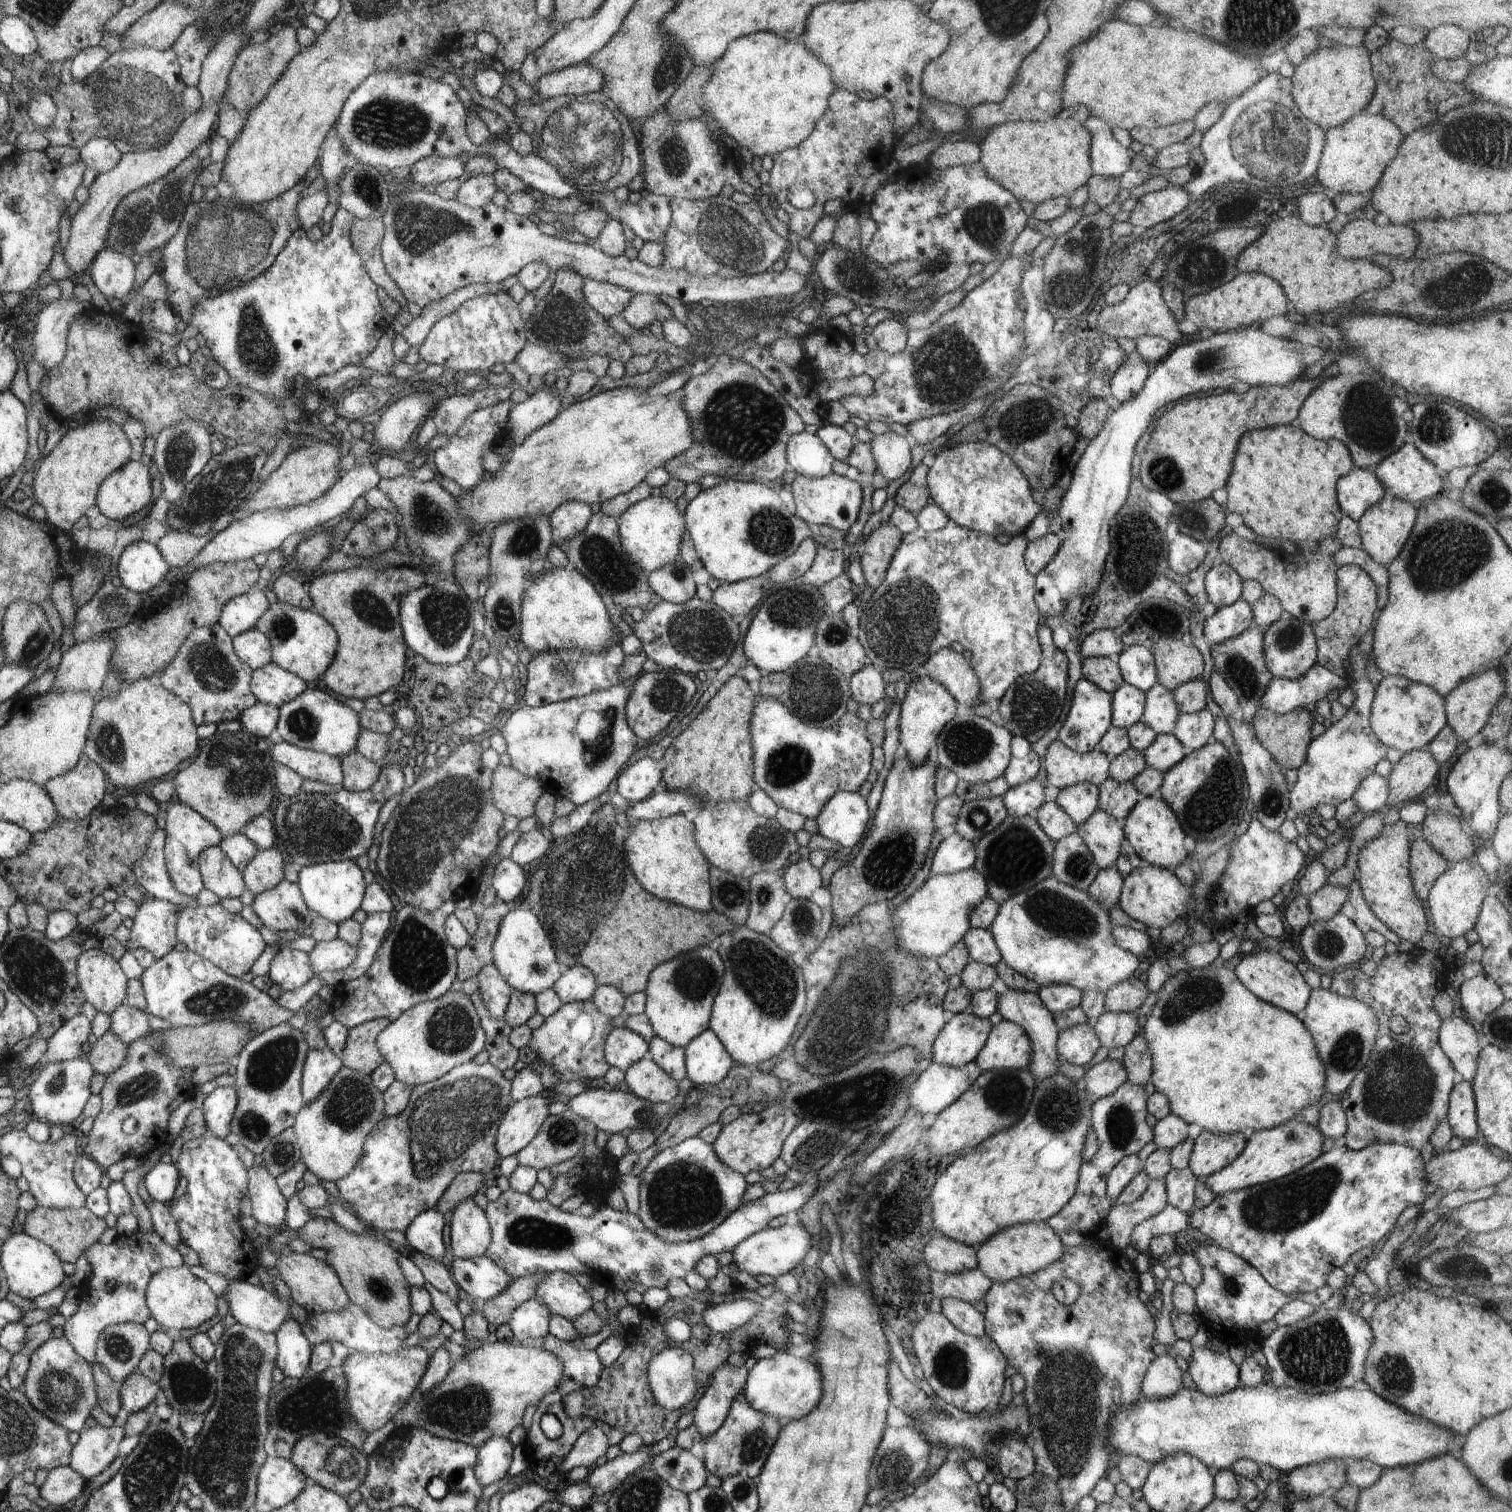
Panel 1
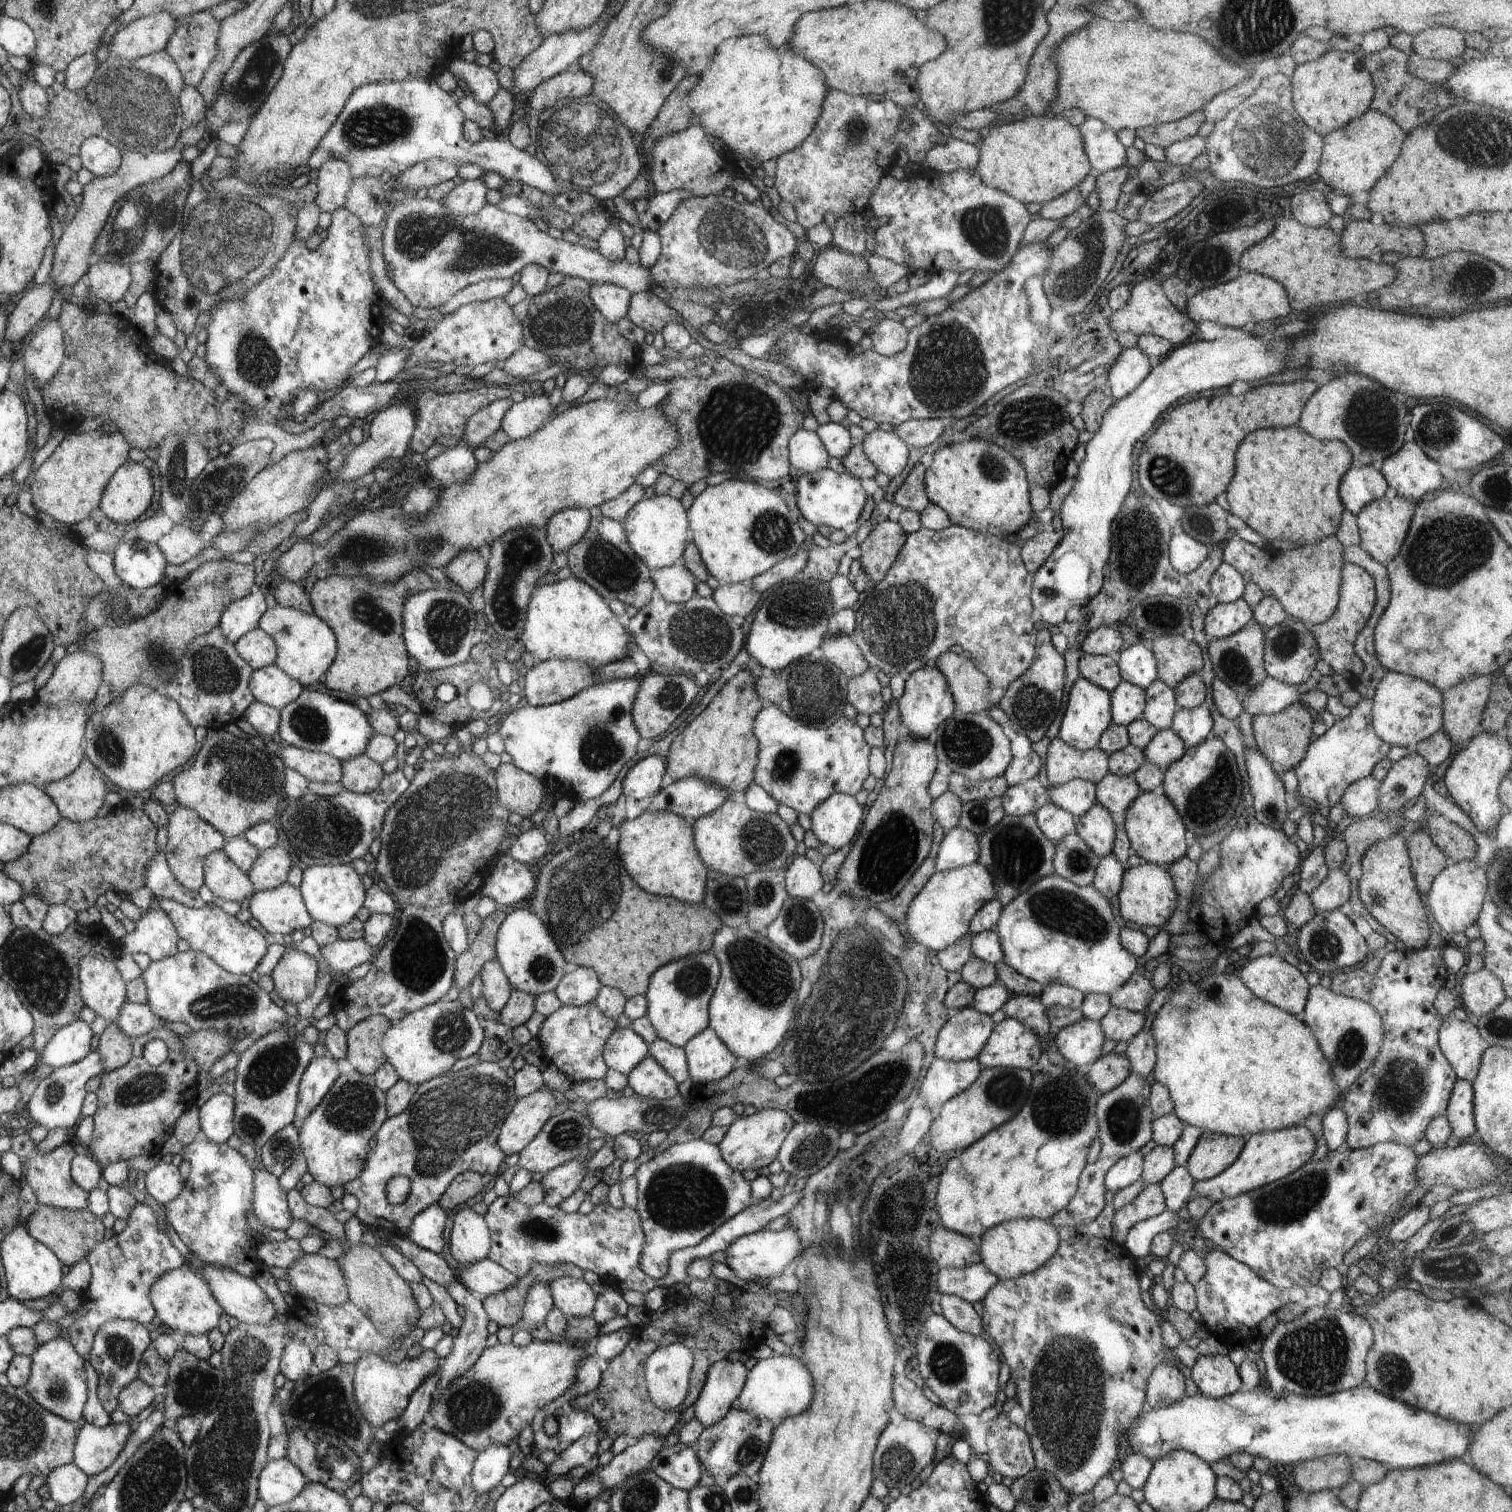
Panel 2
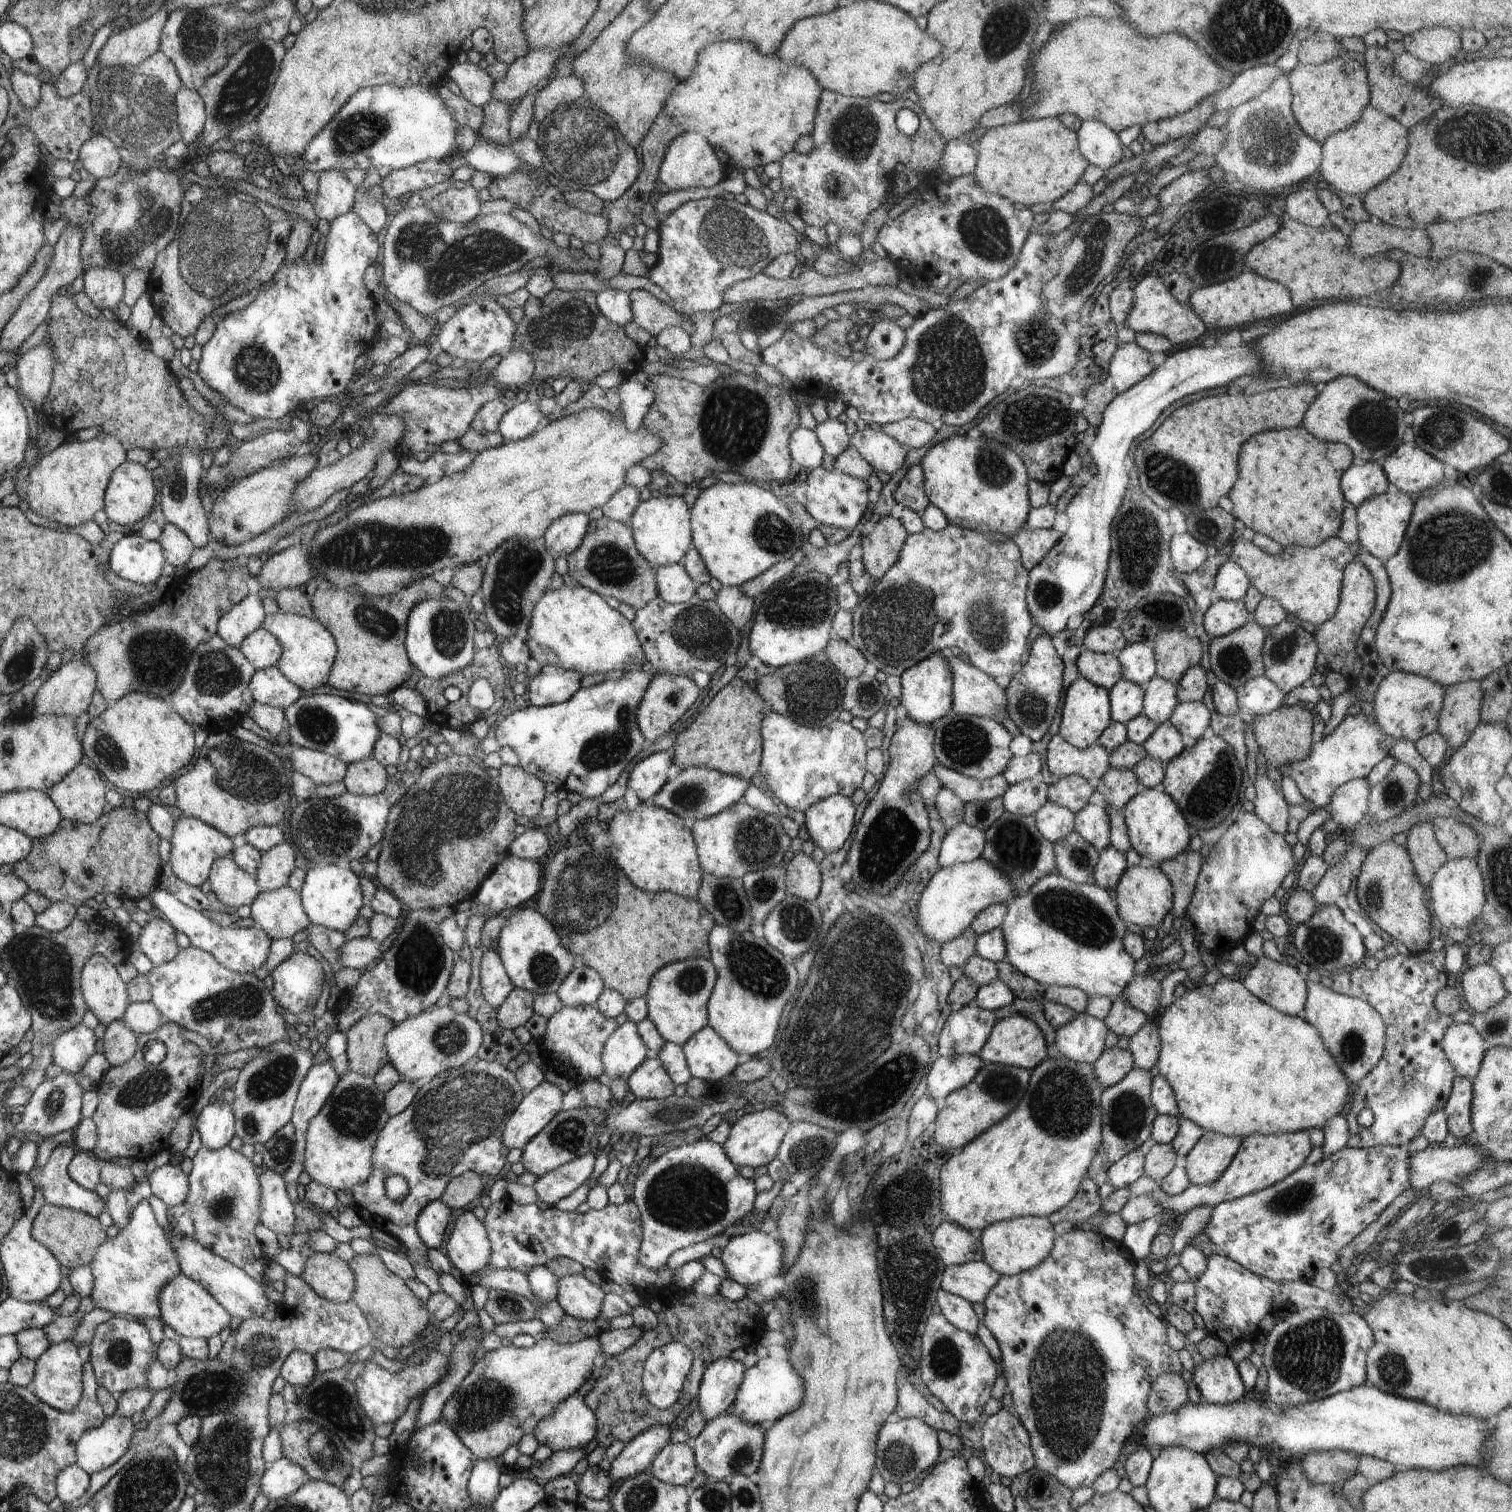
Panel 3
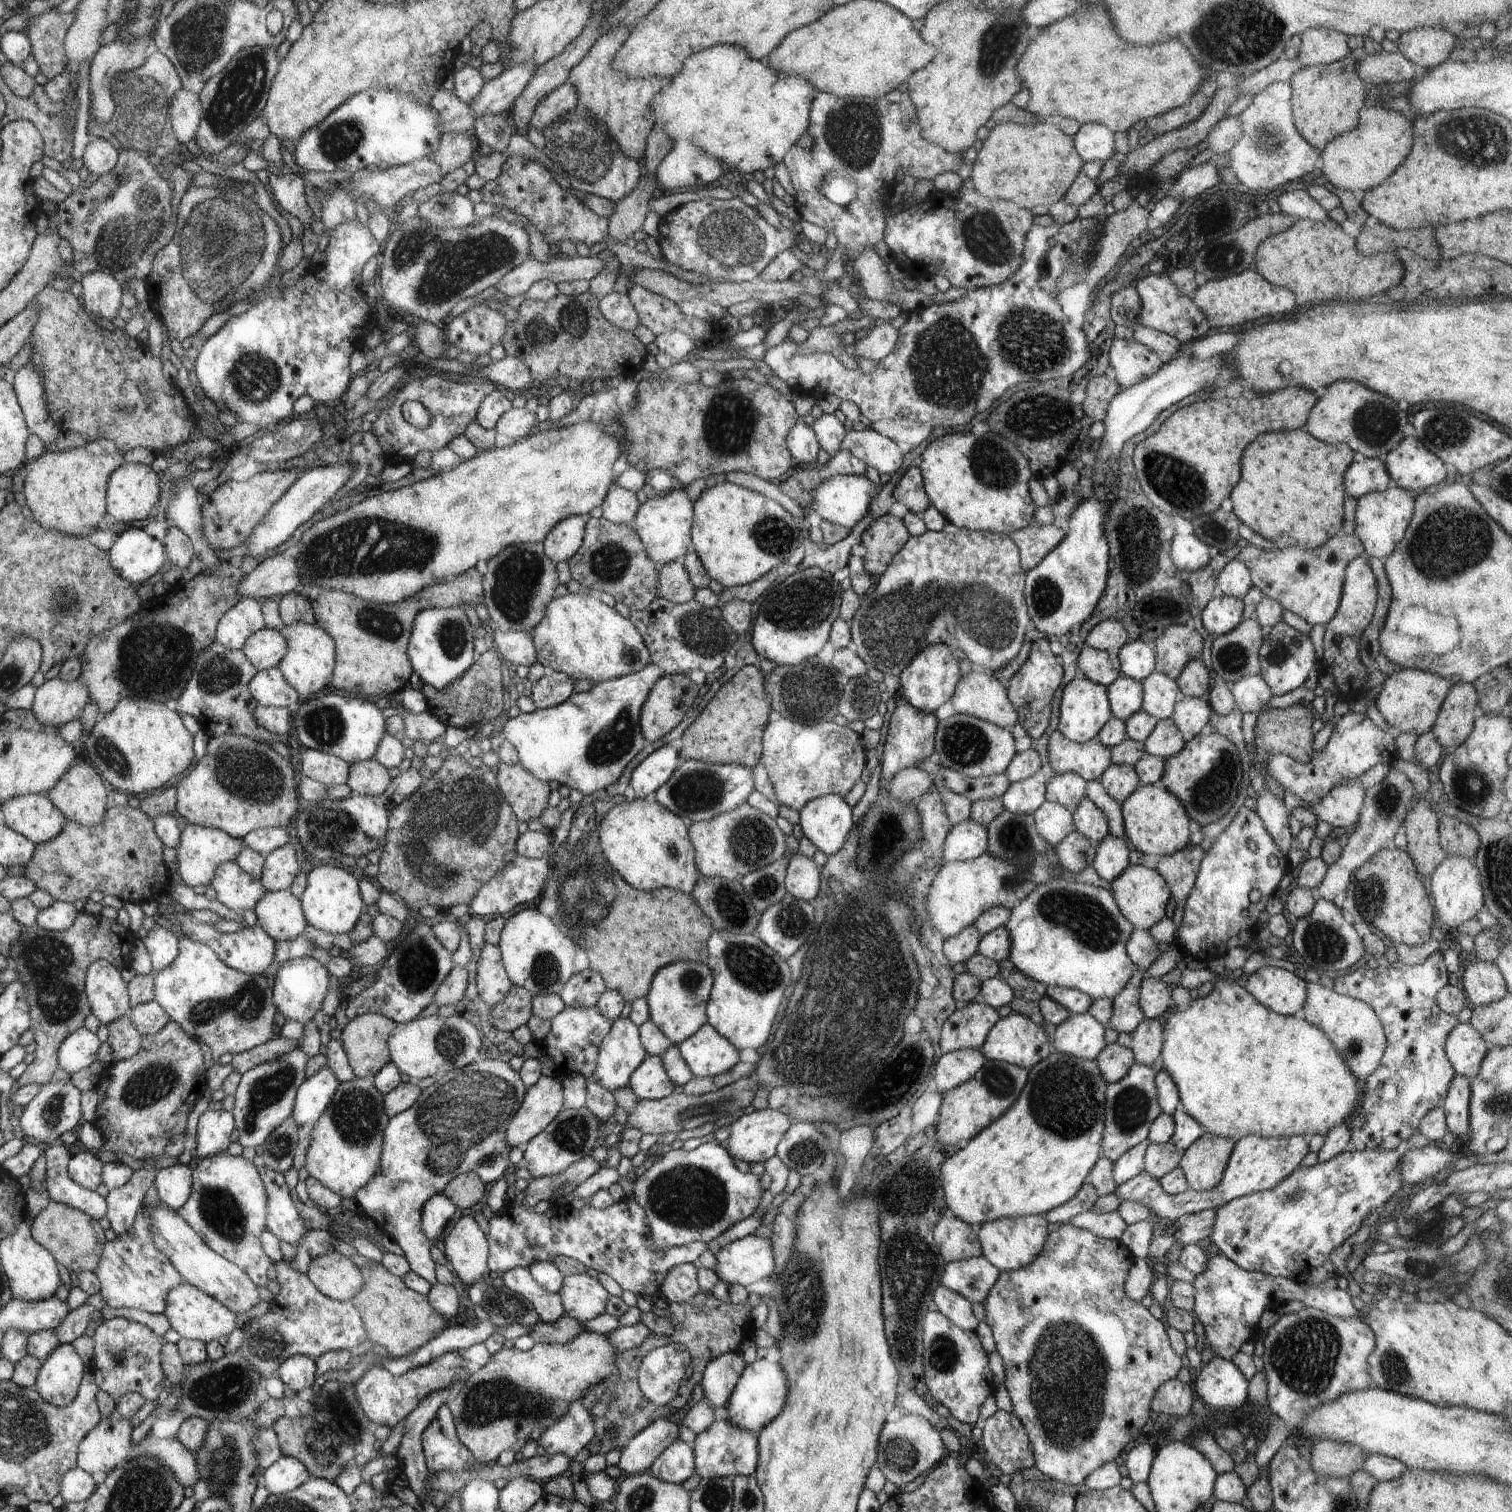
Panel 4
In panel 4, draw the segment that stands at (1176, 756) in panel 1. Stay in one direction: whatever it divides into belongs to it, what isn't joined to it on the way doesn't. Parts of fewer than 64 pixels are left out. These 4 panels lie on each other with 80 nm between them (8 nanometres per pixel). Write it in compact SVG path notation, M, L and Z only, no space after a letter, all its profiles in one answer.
M1170 717L1159 720L1143 743L1147 753L1167 759L1173 754L1178 754L1186 742Z

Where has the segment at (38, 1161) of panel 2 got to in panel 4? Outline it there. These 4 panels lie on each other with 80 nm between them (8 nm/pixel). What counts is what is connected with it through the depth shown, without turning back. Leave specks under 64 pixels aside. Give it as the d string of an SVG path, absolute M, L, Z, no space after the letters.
M58 1142L44 1147L44 1152L47 1160L45 1188L51 1200L76 1207L93 1219L107 1216L107 1199L71 1178L67 1169L72 1158L68 1146Z

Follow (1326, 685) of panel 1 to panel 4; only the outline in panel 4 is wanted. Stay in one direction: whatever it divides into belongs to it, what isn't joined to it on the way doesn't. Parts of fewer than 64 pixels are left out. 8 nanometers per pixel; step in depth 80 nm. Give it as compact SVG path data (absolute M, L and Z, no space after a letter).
M1258 675L1239 678L1232 684L1228 683L1235 698L1235 706L1245 712L1259 712L1270 698L1274 696L1268 683Z

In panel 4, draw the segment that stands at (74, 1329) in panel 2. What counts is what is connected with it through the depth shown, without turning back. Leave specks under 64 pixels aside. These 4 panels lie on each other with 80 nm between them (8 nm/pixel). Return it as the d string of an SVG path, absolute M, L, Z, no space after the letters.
M143 1206L135 1218L135 1229L129 1237L108 1241L103 1258L95 1270L101 1293L112 1308L136 1308L162 1314L166 1310L167 1294L183 1282L171 1262L153 1245L149 1221L143 1216Z

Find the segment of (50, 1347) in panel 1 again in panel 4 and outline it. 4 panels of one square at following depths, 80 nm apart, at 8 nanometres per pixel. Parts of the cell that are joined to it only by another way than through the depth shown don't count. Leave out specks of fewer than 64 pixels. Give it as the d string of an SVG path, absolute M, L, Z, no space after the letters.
M60 1343L43 1361L34 1389L49 1403L65 1407L78 1396L85 1372L86 1364L75 1347L71 1343Z

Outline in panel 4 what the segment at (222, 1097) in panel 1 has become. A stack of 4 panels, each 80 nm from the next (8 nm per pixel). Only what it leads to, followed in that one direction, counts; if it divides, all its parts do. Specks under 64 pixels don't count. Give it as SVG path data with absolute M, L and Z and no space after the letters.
M220 1109L219 1111L207 1110L199 1117L197 1125L197 1145L196 1150L188 1165L193 1169L203 1158L224 1153L225 1150L230 1146L230 1134L234 1130L234 1119L230 1111Z

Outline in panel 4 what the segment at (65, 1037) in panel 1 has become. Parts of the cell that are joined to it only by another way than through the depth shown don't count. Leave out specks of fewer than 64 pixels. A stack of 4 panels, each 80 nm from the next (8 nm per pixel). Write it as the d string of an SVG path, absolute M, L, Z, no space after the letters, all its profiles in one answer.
M85 1027L75 1030L60 1045L58 1052L59 1068L71 1075L79 1070L89 1068L97 1060L96 1054L100 1044L96 1033Z

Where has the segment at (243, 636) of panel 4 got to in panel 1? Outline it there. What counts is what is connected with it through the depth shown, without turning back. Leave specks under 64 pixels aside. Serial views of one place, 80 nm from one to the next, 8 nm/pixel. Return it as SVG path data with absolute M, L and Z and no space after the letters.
M253 588L226 603L218 624L234 639L258 625L259 618L268 610L268 600L262 590Z

